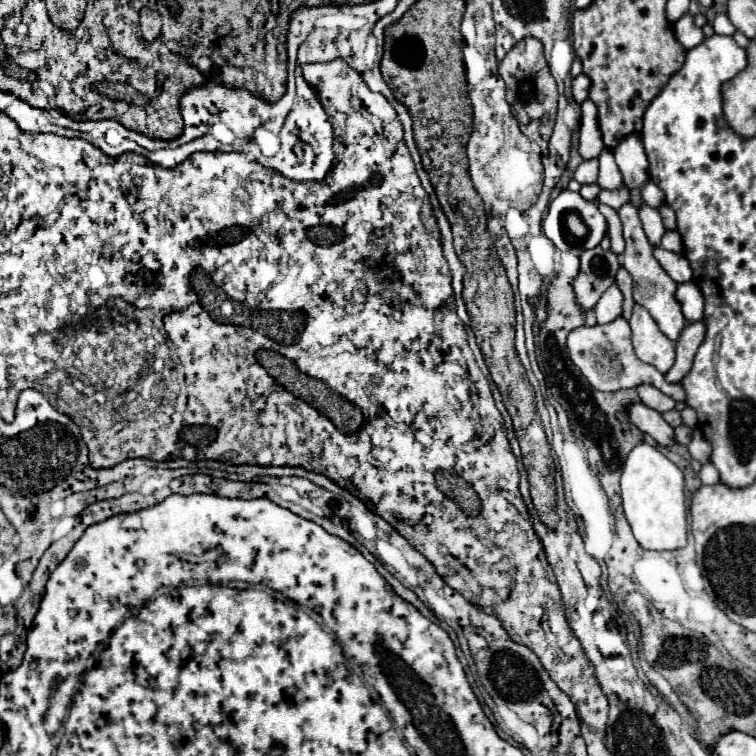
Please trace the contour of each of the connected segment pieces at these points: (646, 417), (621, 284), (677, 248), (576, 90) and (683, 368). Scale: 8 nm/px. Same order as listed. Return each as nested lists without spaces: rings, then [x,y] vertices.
[[[632,404],[630,406],[630,418],[632,422],[648,436],[652,436],[660,446],[672,446],[674,444],[674,428],[662,418],[660,412],[644,406],[644,404]]]
[[[620,268],[618,274],[616,274],[616,286],[624,294],[624,310],[622,310],[622,316],[628,320],[630,314],[632,314],[634,298],[632,298],[632,277],[624,268]]]
[[[670,230],[670,232],[664,234],[660,246],[662,246],[664,250],[670,250],[670,252],[680,254],[680,252],[682,252],[682,238],[680,238],[680,234],[678,234],[676,230]]]
[[[578,74],[574,80],[572,80],[572,94],[574,94],[574,100],[578,104],[582,104],[586,98],[588,98],[588,92],[590,92],[590,78],[586,74]]]
[[[692,322],[684,326],[680,338],[676,340],[676,362],[666,372],[668,382],[680,382],[688,374],[688,370],[692,368],[696,350],[704,342],[704,334],[706,334],[704,322]]]

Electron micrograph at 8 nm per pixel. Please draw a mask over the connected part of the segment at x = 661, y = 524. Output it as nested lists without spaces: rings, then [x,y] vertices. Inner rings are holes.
[[[640,442],[626,458],[622,470],[622,504],[638,544],[646,550],[678,550],[686,546],[688,516],[684,500],[684,472],[658,448]]]

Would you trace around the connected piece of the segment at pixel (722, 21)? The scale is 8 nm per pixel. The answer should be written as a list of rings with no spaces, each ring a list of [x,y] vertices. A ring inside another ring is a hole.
[[[720,14],[716,20],[714,20],[714,32],[716,34],[724,34],[724,36],[732,36],[734,32],[736,32],[736,28],[732,26],[732,22],[728,20],[728,16],[726,14]]]

